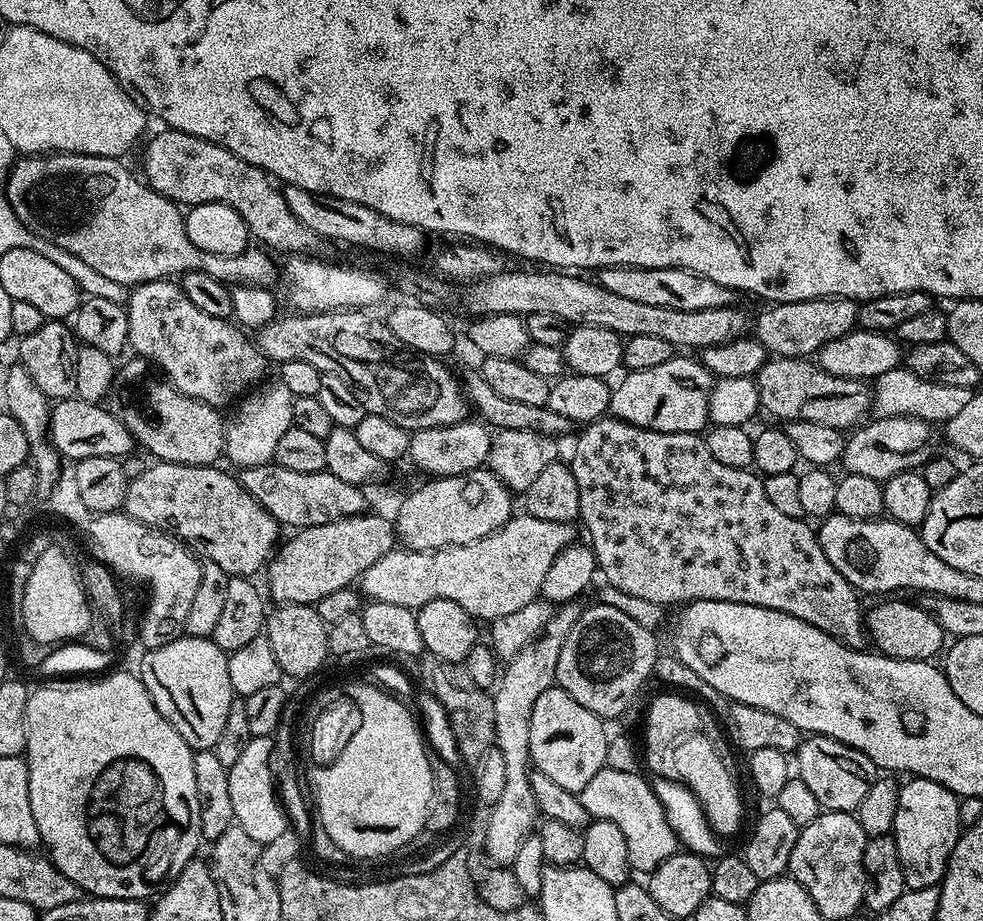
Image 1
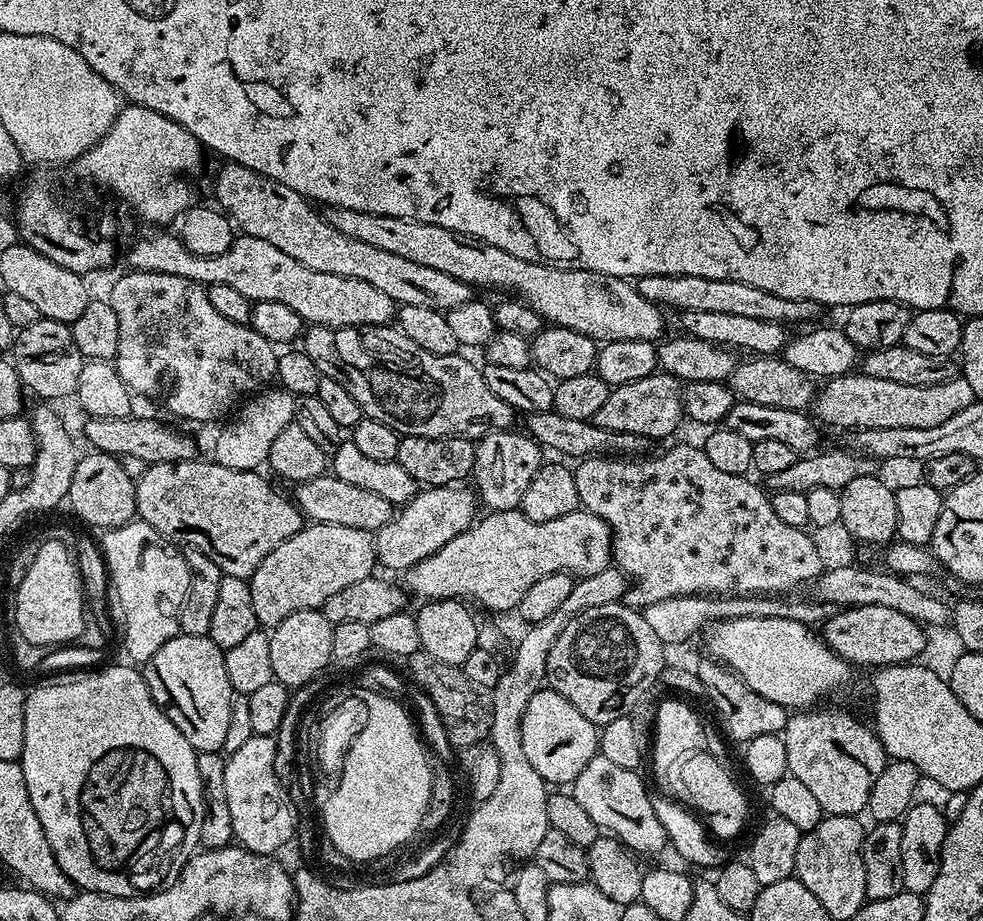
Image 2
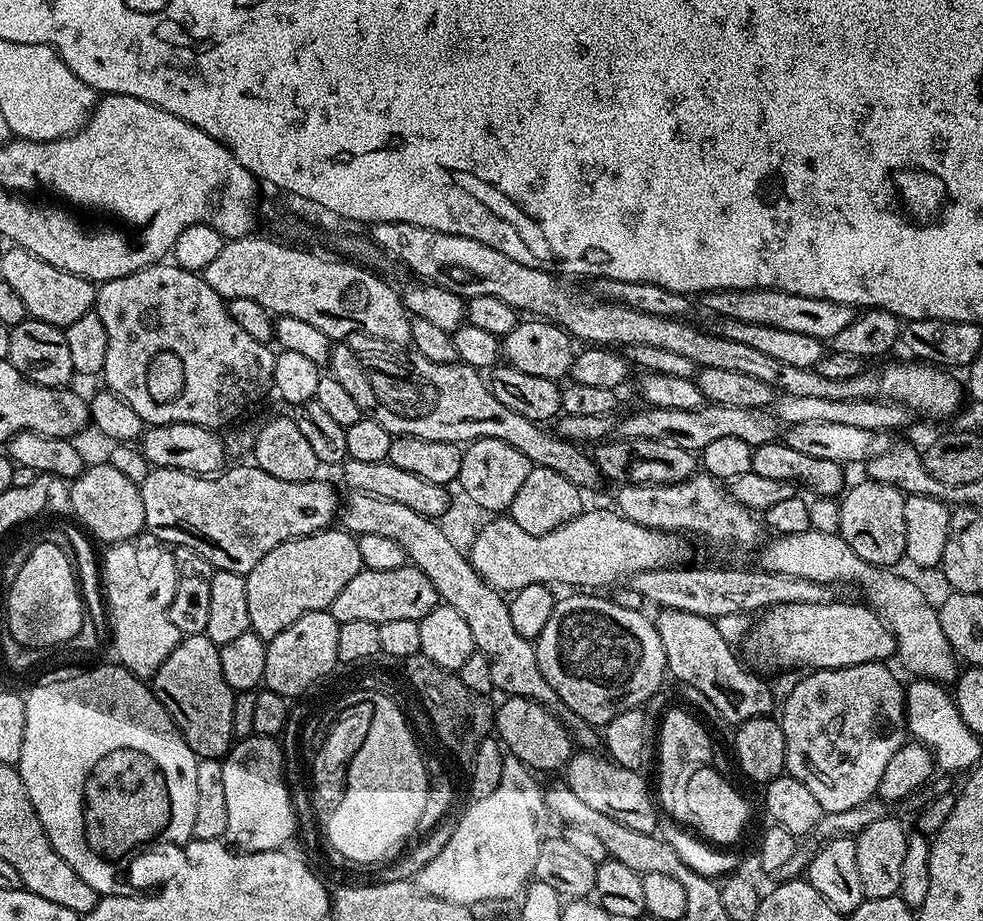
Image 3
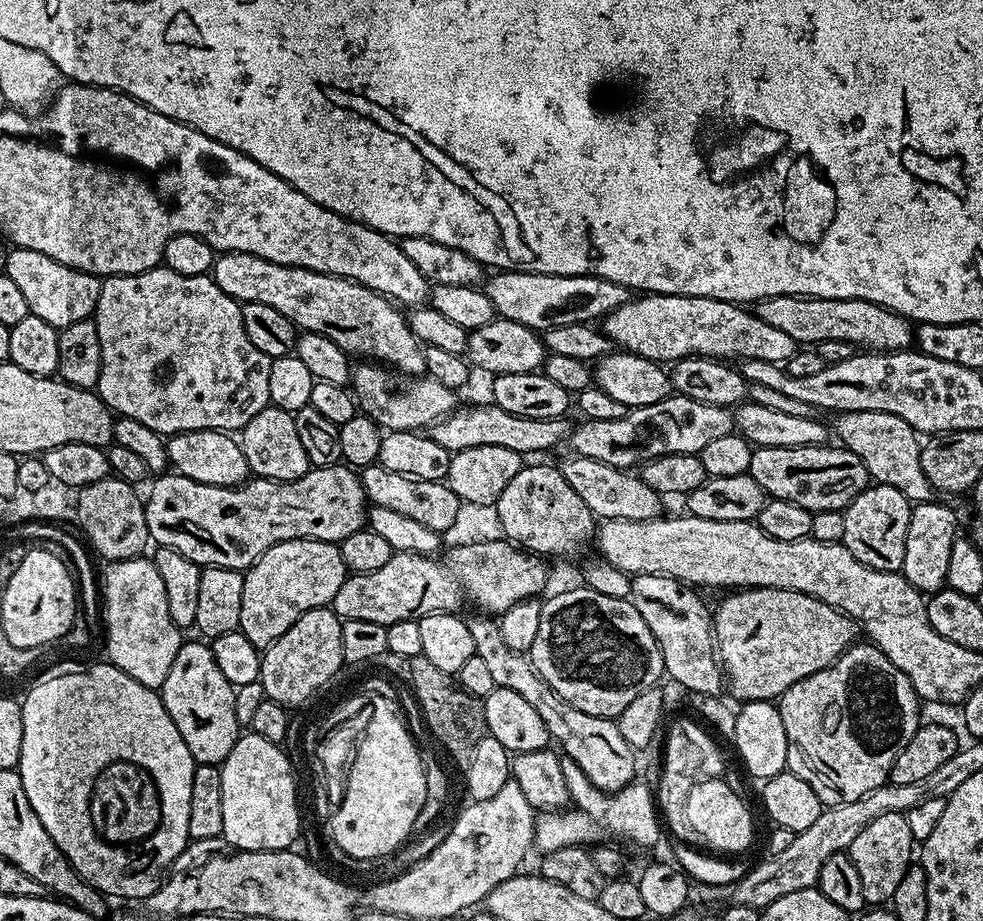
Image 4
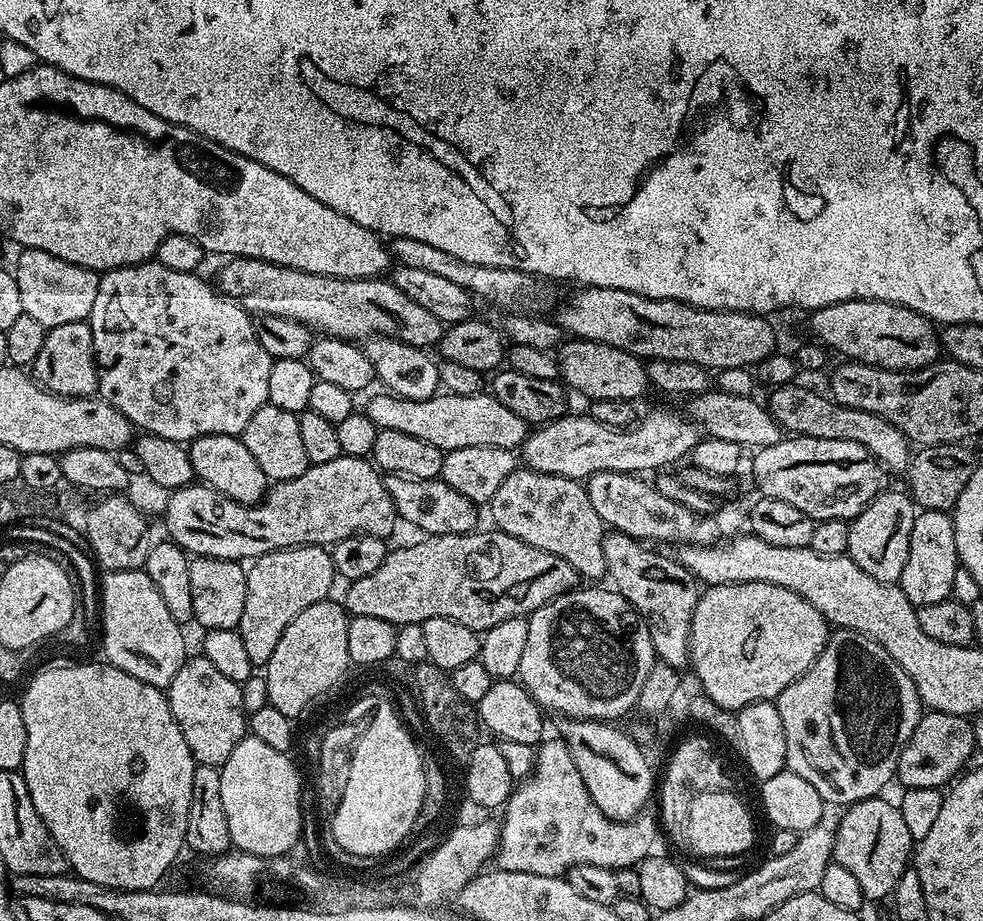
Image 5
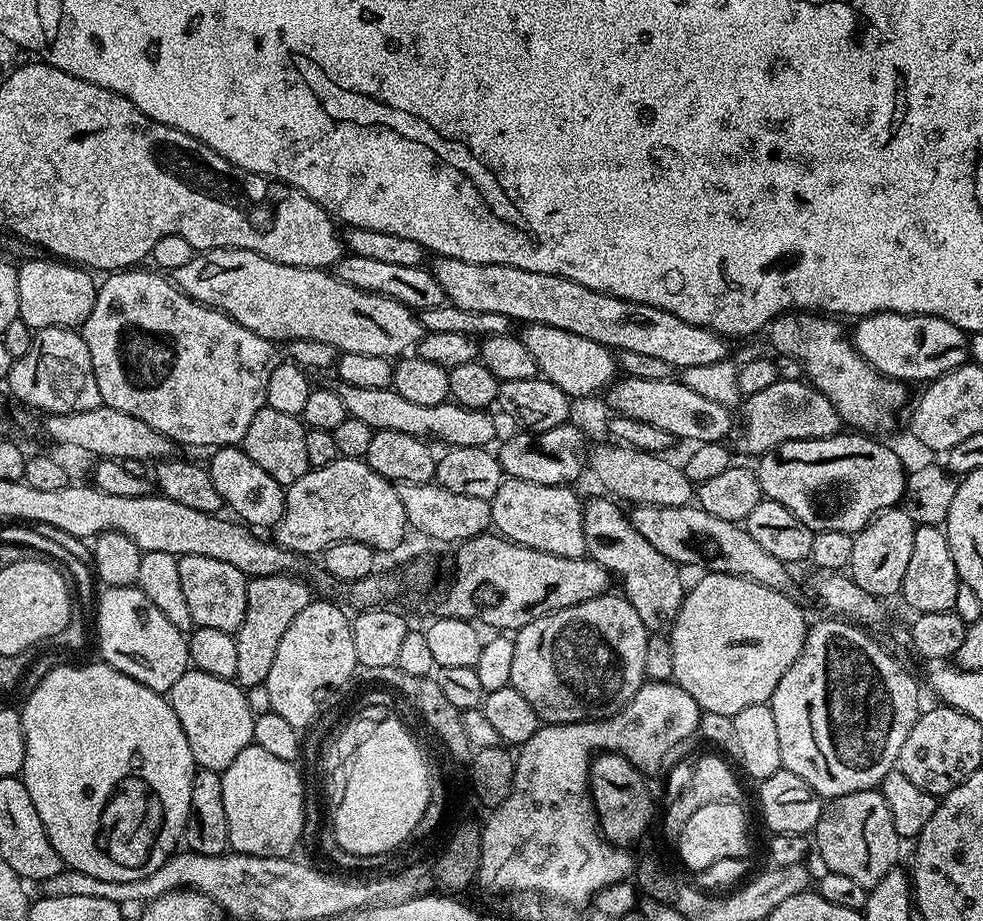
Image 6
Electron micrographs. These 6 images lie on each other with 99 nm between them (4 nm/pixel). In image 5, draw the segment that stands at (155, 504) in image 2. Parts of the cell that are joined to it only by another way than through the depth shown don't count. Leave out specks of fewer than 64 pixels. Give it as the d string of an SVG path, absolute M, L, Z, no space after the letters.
M341 454L338 458L334 458L334 462L313 464L305 472L298 474L298 478L290 478L289 480L281 480L273 483L268 491L265 492L264 499L259 504L239 504L230 498L226 498L221 492L216 492L212 488L209 488L207 484L201 484L199 482L187 484L185 488L173 488L167 493L167 496L168 501L164 504L164 528L168 531L165 532L167 539L171 540L173 544L179 544L185 552L191 554L193 557L217 556L223 560L251 562L257 556L277 552L283 548L297 548L298 546L306 546L307 544L331 546L347 536L383 536L388 538L391 537L390 534L395 530L396 524L398 525L396 507L384 485L384 476L381 475L371 459L362 456L346 456Z

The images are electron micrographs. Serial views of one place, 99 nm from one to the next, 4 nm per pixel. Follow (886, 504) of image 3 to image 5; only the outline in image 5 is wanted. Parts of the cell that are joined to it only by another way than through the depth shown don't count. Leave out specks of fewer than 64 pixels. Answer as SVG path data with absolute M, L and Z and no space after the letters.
M882 490L862 511L850 521L848 529L850 530L850 542L848 543L847 556L856 563L859 568L866 570L870 578L878 578L878 582L887 584L897 583L902 574L902 566L906 566L906 554L910 554L910 530L914 530L914 518L918 511L915 504L912 503L911 496L907 491L888 492Z

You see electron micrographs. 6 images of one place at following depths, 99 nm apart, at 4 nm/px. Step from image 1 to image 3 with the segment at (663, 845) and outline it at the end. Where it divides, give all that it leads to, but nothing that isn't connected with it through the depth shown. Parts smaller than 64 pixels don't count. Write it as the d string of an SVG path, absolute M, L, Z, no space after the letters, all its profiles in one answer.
M580 750L570 757L566 765L566 782L586 806L594 806L594 810L602 810L610 818L630 826L630 830L656 832L658 815L652 805L652 796L648 793L648 784L641 773L634 769L624 769L603 755L595 756L592 750Z

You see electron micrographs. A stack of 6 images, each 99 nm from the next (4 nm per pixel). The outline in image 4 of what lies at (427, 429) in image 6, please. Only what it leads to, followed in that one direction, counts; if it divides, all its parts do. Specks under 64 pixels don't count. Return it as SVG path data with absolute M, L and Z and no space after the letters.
M485 402L473 408L457 407L442 420L436 421L430 434L438 446L450 453L470 450L470 446L506 446L506 450L514 450L521 454L527 452L548 452L555 444L565 443L566 437L574 427L568 418L518 418L518 414L510 414L497 404Z

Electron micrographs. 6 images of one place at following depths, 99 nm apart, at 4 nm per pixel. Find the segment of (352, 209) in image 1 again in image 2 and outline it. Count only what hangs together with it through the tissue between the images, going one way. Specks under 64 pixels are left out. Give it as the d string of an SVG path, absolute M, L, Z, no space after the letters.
M331 206L325 207L322 215L326 222L330 222L330 226L334 226L334 230L347 234L357 242L366 242L378 250L386 250L390 254L398 254L402 258L407 258L410 262L430 266L433 270L442 270L442 274L450 274L450 278L458 278L458 282L466 282L476 290L501 288L504 294L515 294L525 304L529 304L540 315L541 321L558 328L569 328L578 334L586 334L586 338L591 340L605 344L622 342L622 338L638 338L656 342L665 335L665 309L659 304L642 298L642 294L638 294L635 283L623 276L611 276L594 270L567 266L549 266L547 263L536 260L514 258L514 254L506 254L506 250L498 250L498 246L490 246L490 242L482 242L478 238L461 232L451 232L442 226L434 226L430 222L390 218L386 214L366 214L362 210L346 210Z

